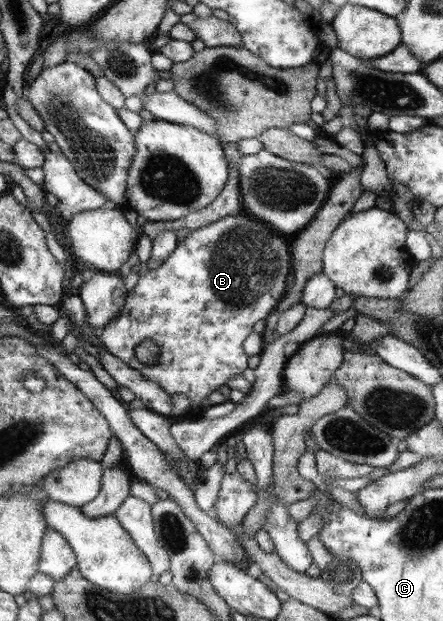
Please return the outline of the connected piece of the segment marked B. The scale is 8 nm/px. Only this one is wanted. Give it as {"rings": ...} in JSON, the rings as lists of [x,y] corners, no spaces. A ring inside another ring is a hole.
{"rings":[[[225,216],[212,224],[192,230],[189,235],[184,238],[184,241],[181,241],[177,245],[174,252],[167,258],[164,264],[161,264],[154,270],[149,270],[146,275],[141,276],[136,287],[128,294],[127,302],[123,306],[122,312],[115,320],[111,321],[111,324],[107,325],[107,328],[104,328],[99,333],[98,337],[110,354],[117,356],[120,360],[123,360],[126,364],[138,370],[142,376],[156,382],[156,384],[158,384],[162,390],[166,390],[171,397],[174,394],[186,396],[186,400],[190,400],[188,404],[190,404],[190,412],[192,413],[196,409],[202,409],[200,402],[202,402],[206,396],[210,396],[210,392],[214,392],[218,386],[226,385],[228,380],[233,376],[242,375],[242,372],[248,368],[248,356],[246,356],[244,350],[242,350],[242,342],[252,334],[252,328],[254,328],[256,322],[266,319],[270,312],[273,312],[274,308],[277,308],[280,298],[287,292],[286,276],[288,276],[288,272],[290,272],[290,250],[288,250],[286,240],[280,236],[278,231],[254,217]],[[144,338],[150,338],[150,340],[156,342],[158,348],[160,348],[160,357],[158,357],[158,363],[156,363],[156,365],[140,363],[136,358],[134,348],[140,344]]]}

